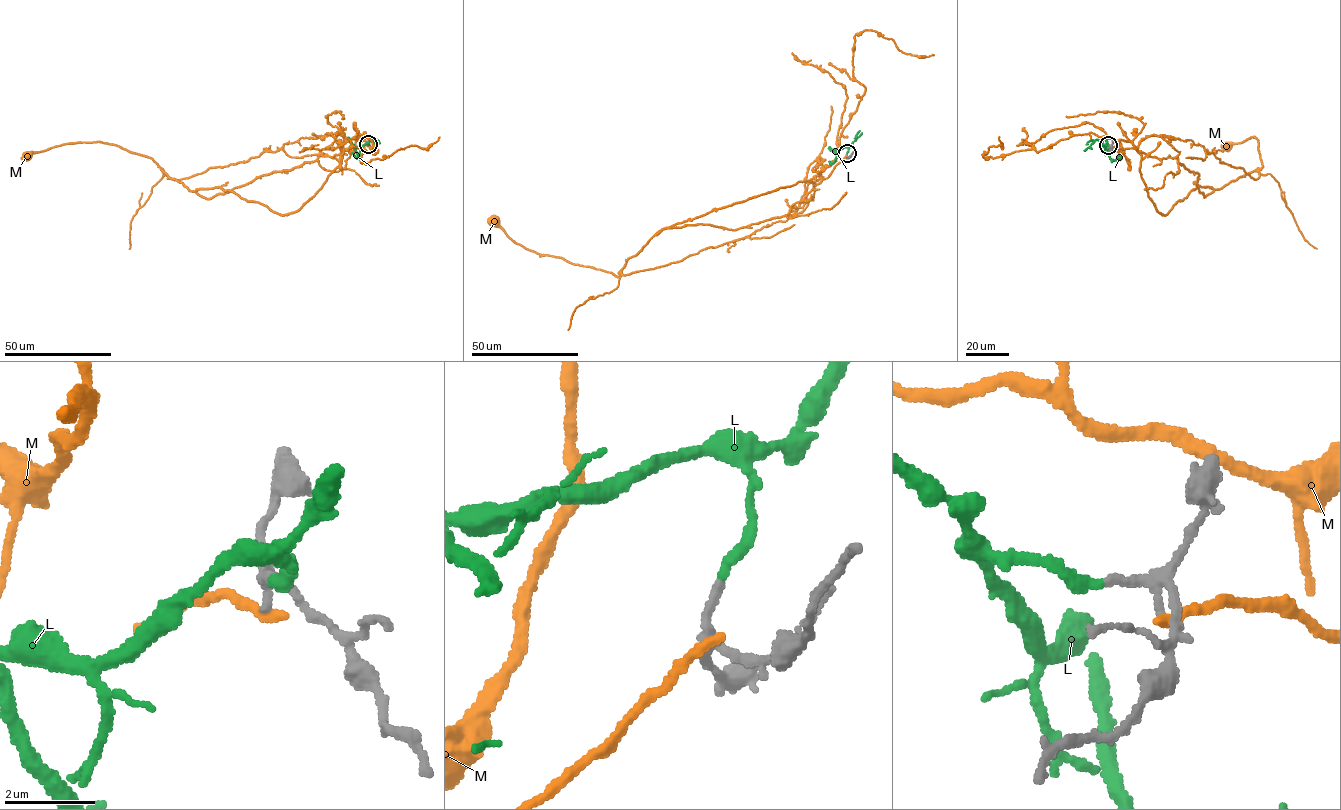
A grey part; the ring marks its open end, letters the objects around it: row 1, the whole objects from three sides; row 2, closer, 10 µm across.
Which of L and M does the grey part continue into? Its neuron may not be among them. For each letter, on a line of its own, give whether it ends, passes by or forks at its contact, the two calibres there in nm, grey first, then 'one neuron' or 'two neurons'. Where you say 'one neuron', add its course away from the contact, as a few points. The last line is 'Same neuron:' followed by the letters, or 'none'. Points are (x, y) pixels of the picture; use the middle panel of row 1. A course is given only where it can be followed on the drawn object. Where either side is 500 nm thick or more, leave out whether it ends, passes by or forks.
L: it ends; calibres 200 and 240 nm; one neuron; course (847, 153), (848, 148), (838, 149), (833, 163), (828, 161)
M: it ends; calibres 170 and 280 nm; two neurons
Same neuron: L

